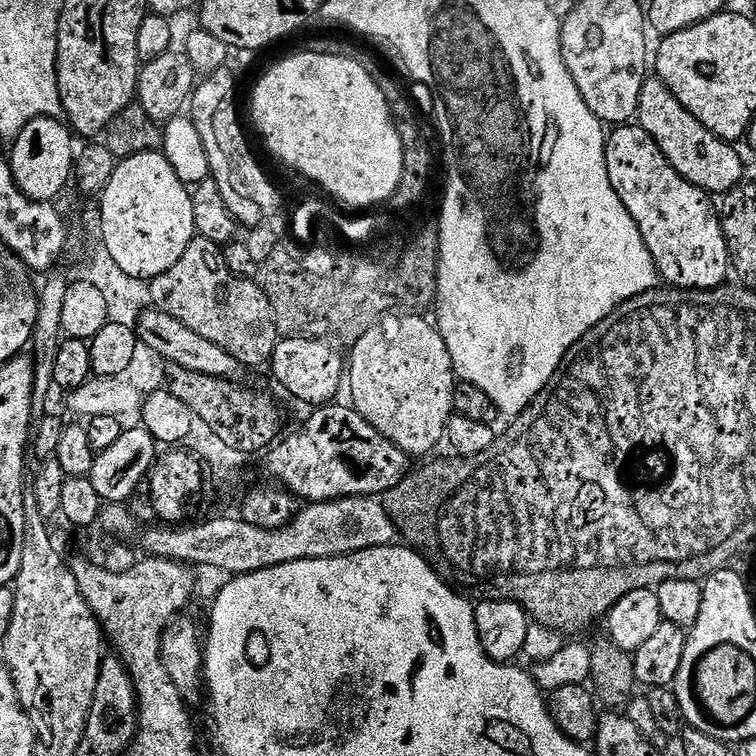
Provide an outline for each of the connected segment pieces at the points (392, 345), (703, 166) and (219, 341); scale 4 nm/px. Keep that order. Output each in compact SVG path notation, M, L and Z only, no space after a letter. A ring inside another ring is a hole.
M392 314L382 319L379 325L358 339L350 349L350 363L346 375L355 385L355 393L350 404L374 428L383 435L394 448L400 448L408 456L417 458L435 450L445 439L448 421L454 415L452 399L456 396L458 381L452 370L452 359L446 350L446 342L442 338L435 323L423 320L411 314Z
M655 78L644 81L642 94L638 94L636 111L639 127L644 128L650 138L654 138L662 154L666 154L670 166L674 166L674 170L678 170L678 174L682 174L682 178L689 180L695 188L709 194L725 194L731 191L746 176L739 154L732 149L735 147L729 141L720 139L715 131L711 132L713 129L703 124L695 111L687 112L675 96L677 93L665 84Z
M197 235L191 240L186 254L178 258L178 262L166 274L162 274L150 284L150 300L153 305L170 318L182 322L194 334L206 338L206 342L214 342L214 346L222 346L226 354L235 358L237 365L264 364L272 358L272 351L278 343L278 320L272 317L272 304L268 296L256 284L248 280L235 280L230 276L230 268L222 254L223 247L210 242L205 236Z

